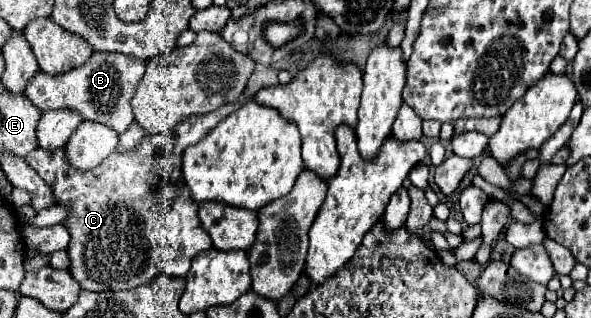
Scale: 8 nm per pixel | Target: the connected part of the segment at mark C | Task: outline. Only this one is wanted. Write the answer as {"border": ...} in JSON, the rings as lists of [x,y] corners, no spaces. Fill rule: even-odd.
{"border":[[[241,102],[225,104],[223,108],[217,108],[215,112],[207,112],[203,116],[189,116],[187,120],[177,124],[175,130],[169,134],[145,134],[143,140],[135,148],[131,148],[127,152],[113,152],[95,170],[83,172],[83,170],[73,168],[69,164],[63,148],[59,148],[59,150],[37,148],[37,150],[29,152],[29,156],[25,156],[27,164],[53,190],[53,204],[69,208],[69,216],[63,220],[63,226],[71,234],[71,242],[67,248],[69,260],[71,260],[69,272],[79,282],[79,286],[83,290],[91,290],[91,292],[127,290],[127,288],[135,288],[135,286],[149,282],[157,274],[185,276],[189,272],[191,258],[195,254],[199,254],[201,250],[211,248],[211,238],[205,232],[205,228],[197,216],[199,202],[191,200],[183,182],[175,180],[167,172],[167,168],[181,168],[183,148],[187,148],[195,140],[201,140],[203,132],[215,128],[213,124],[219,124],[219,120],[223,120],[223,116],[231,114],[233,108],[237,108],[239,104]]]}

